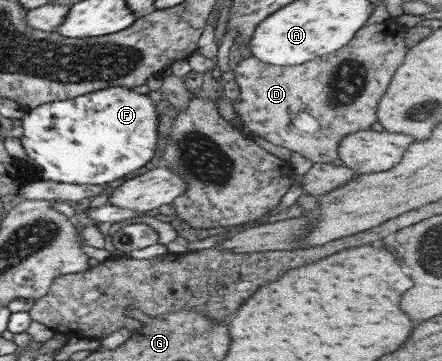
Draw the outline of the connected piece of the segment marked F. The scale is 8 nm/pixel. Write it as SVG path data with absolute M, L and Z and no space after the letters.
M107 87L106 89L95 91L86 95L79 95L74 99L56 100L52 103L43 103L37 105L37 107L26 110L22 117L23 136L19 141L27 155L27 162L39 169L41 173L41 180L52 181L59 184L75 184L77 186L106 186L107 184L115 181L115 179L121 179L137 169L141 169L155 153L155 147L157 147L157 107L155 102L151 101L147 95L139 95L135 91L130 91L129 88L123 87Z

